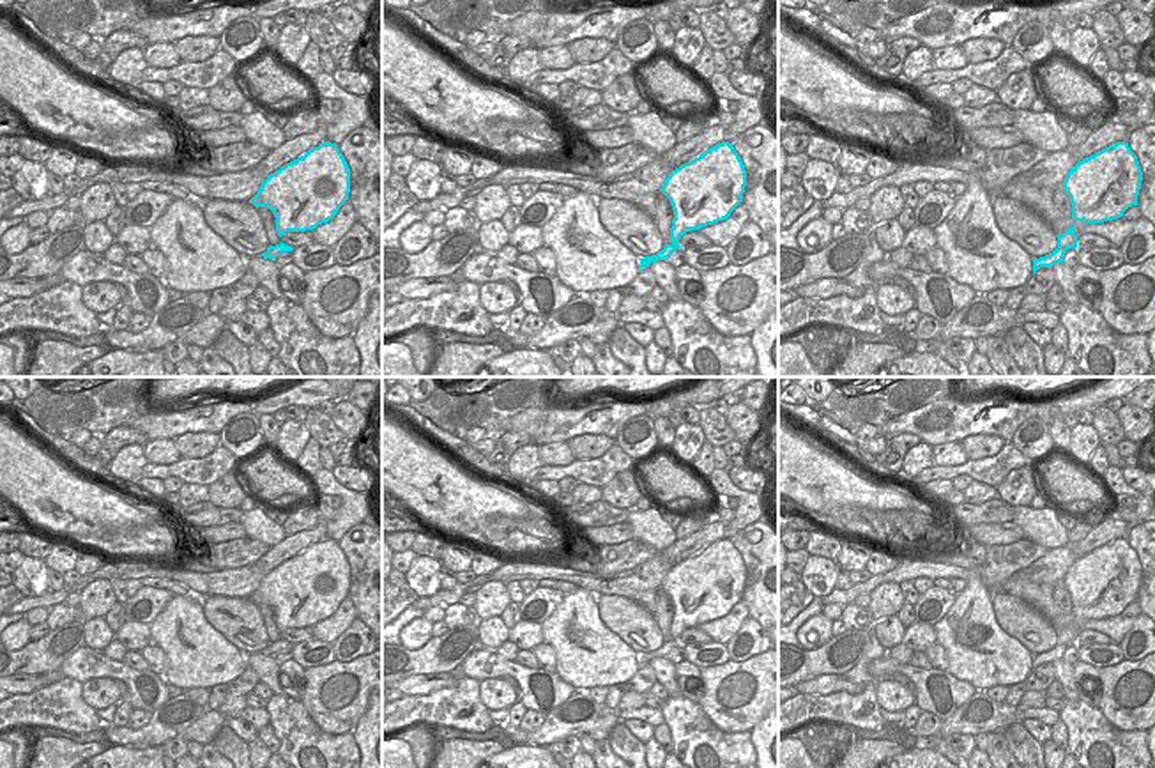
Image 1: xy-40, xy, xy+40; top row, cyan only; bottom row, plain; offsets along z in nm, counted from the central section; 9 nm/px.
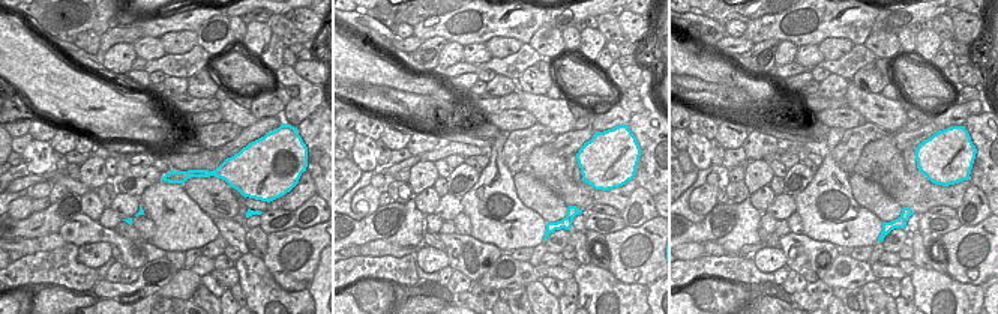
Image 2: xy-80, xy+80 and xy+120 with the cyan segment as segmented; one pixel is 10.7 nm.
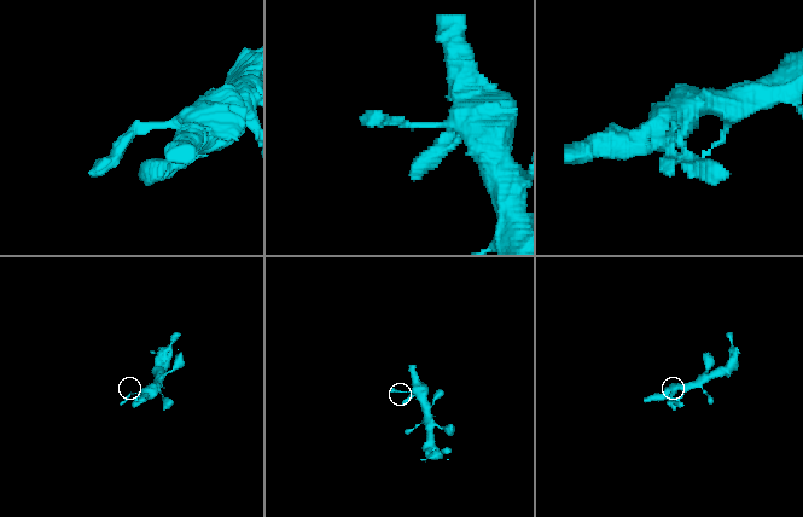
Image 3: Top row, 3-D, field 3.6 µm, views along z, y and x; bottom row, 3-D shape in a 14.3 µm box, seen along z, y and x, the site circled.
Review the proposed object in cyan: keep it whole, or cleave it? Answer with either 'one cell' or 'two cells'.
one cell

